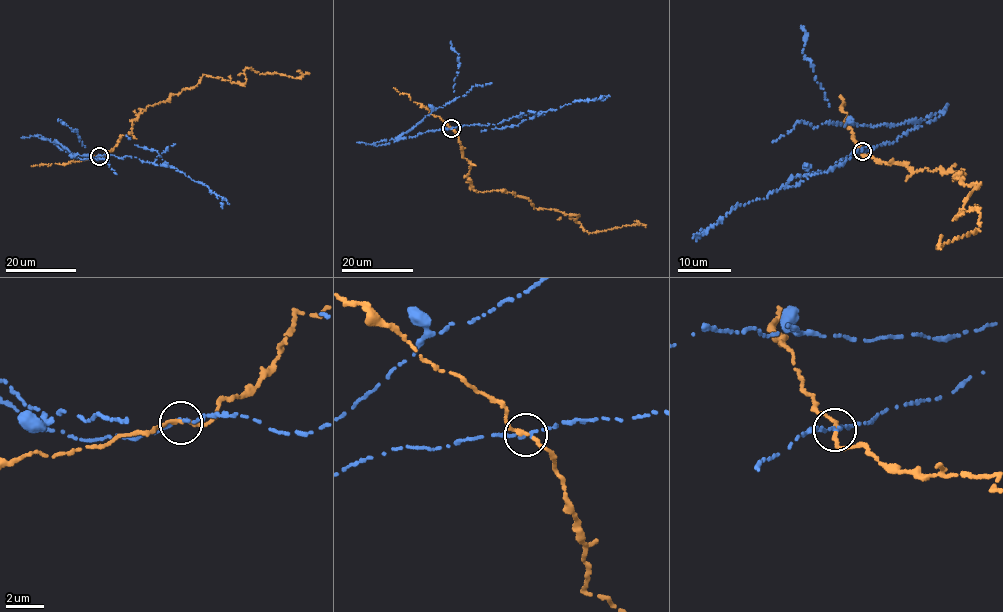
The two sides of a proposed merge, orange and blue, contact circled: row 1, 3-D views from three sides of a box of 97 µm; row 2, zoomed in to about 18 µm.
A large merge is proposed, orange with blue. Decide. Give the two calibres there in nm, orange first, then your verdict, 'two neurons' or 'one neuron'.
200/190 nm | two neurons

